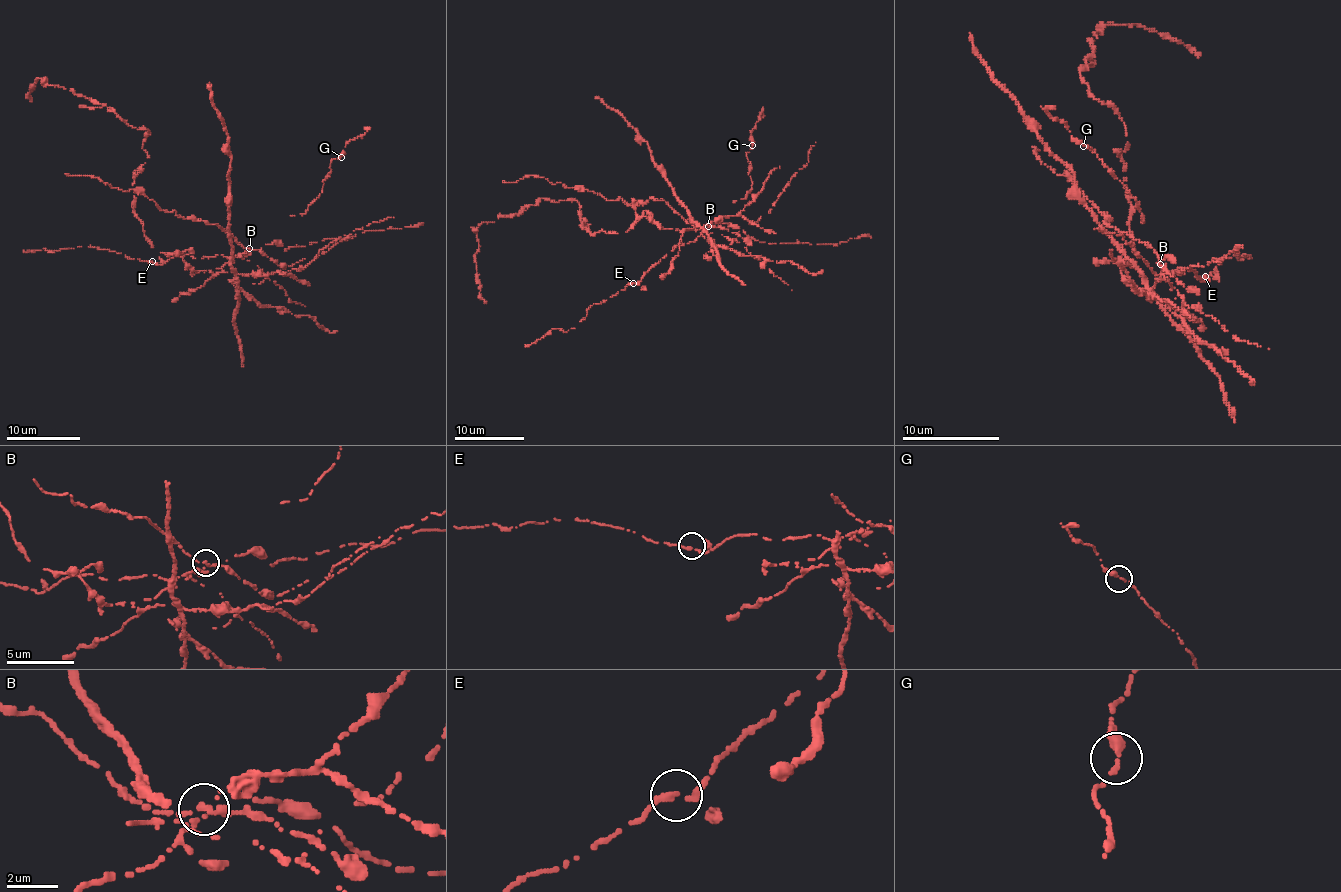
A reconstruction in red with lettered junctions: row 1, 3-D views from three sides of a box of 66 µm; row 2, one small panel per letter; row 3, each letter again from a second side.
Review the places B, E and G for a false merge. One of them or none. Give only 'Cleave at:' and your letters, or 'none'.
Cleave at: B

